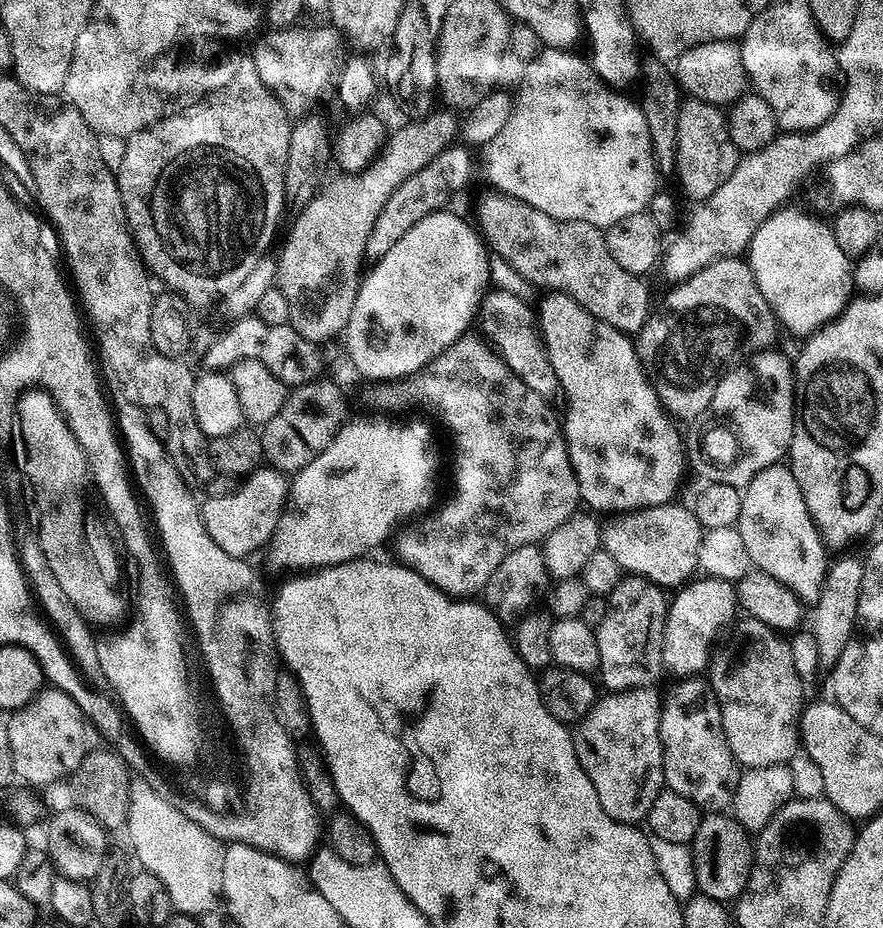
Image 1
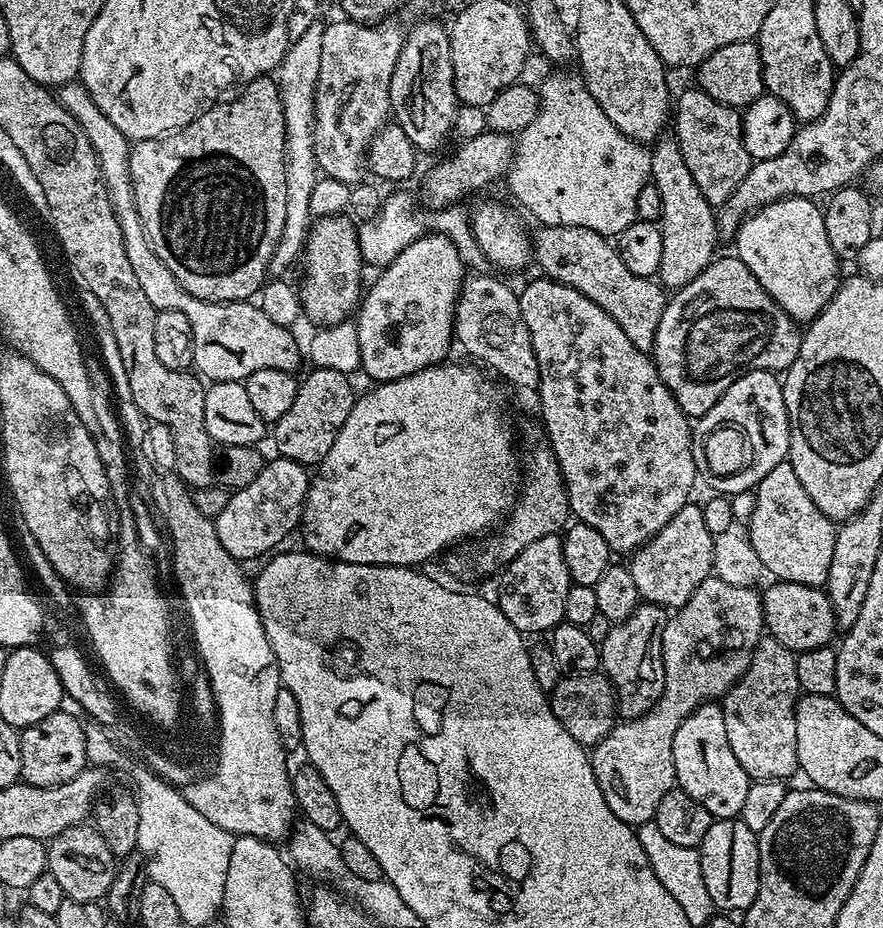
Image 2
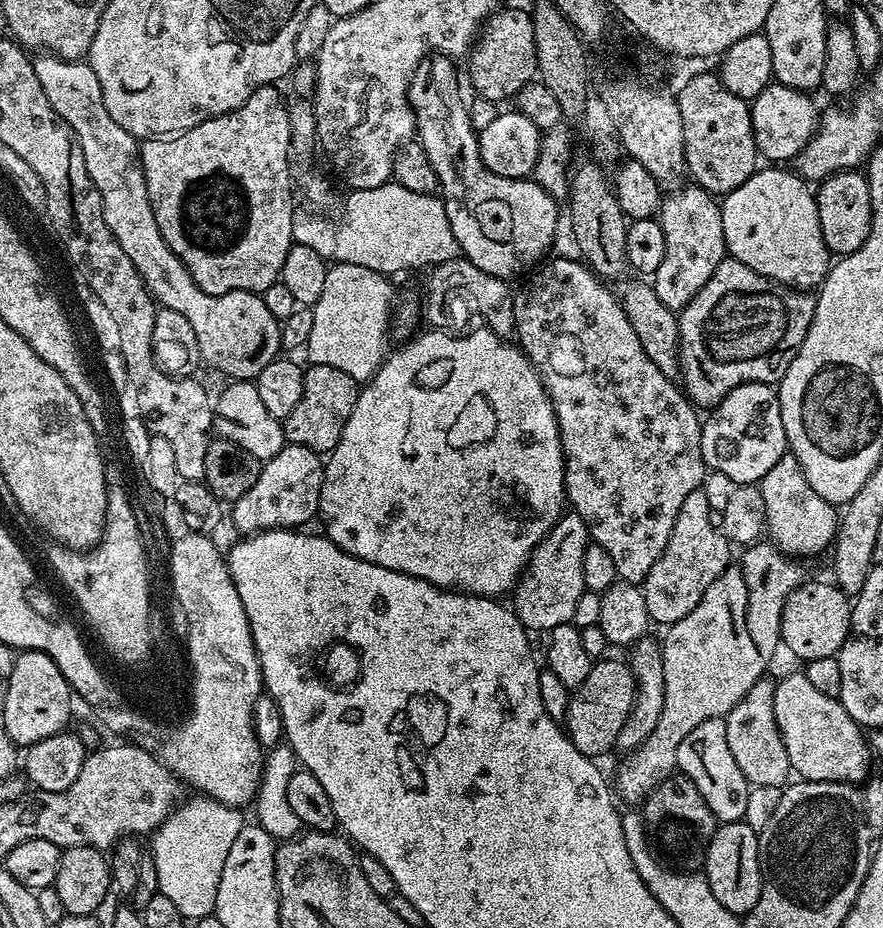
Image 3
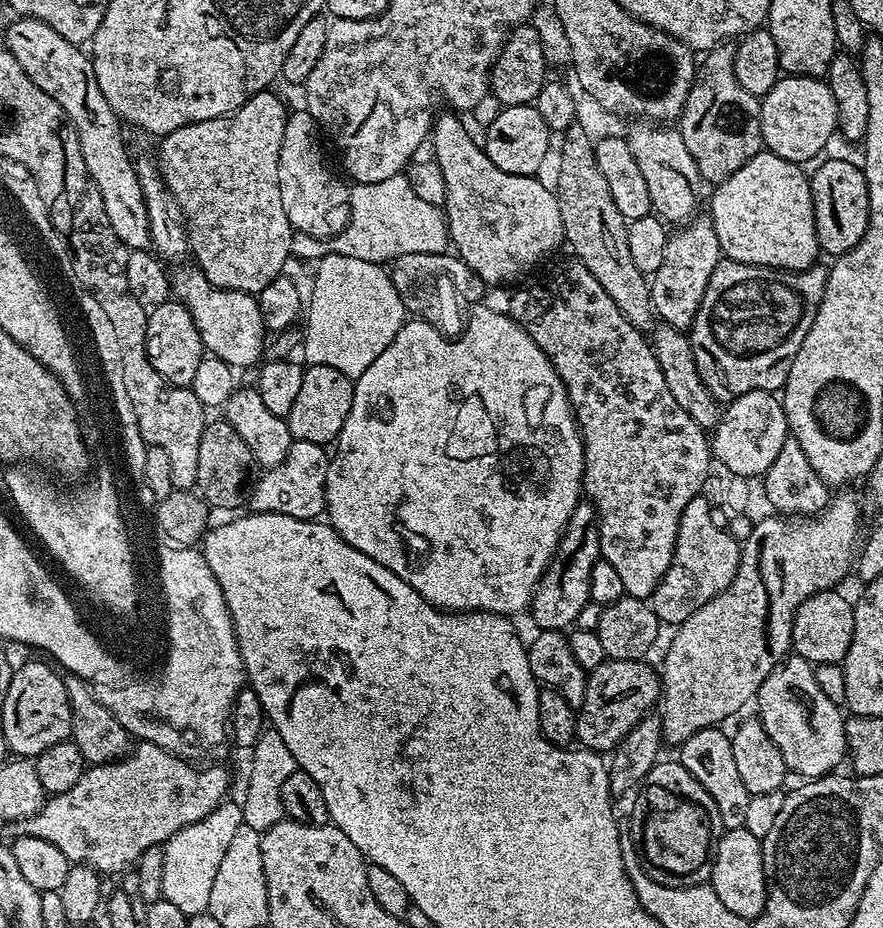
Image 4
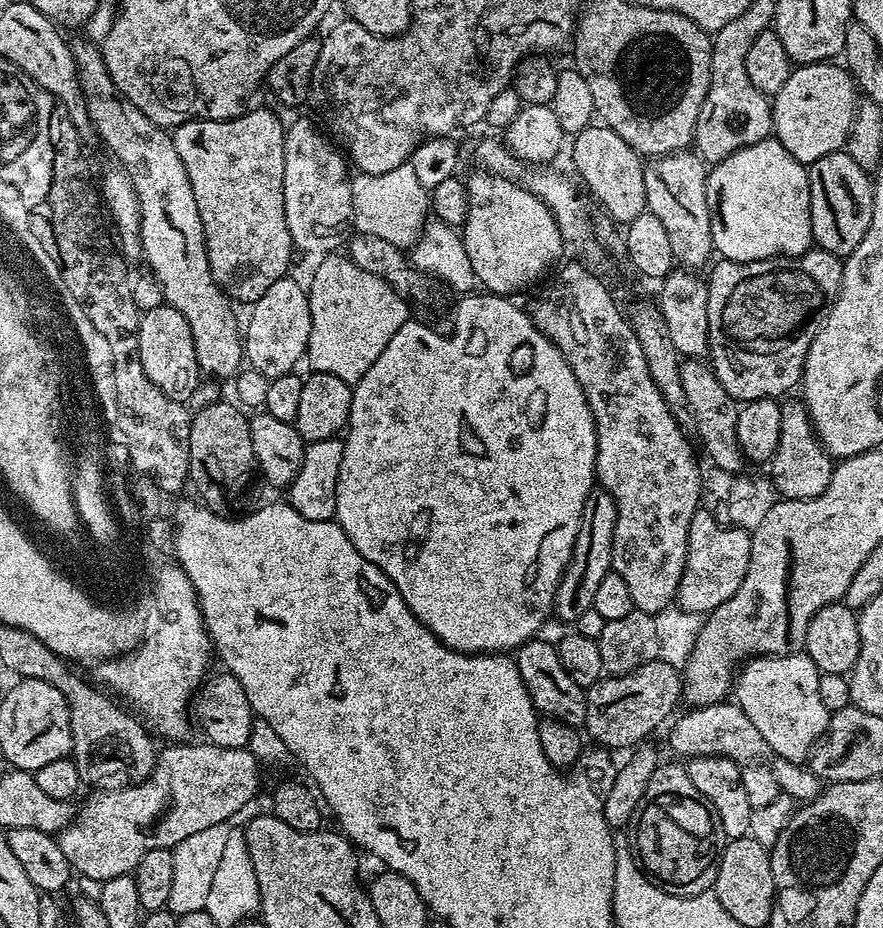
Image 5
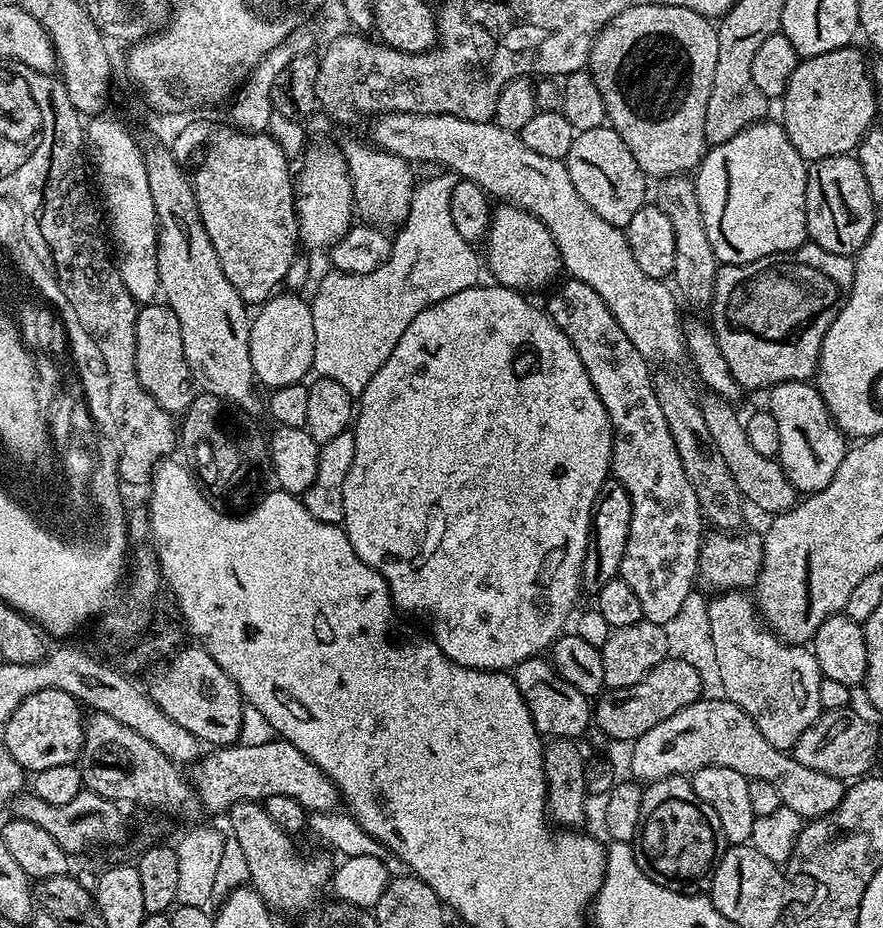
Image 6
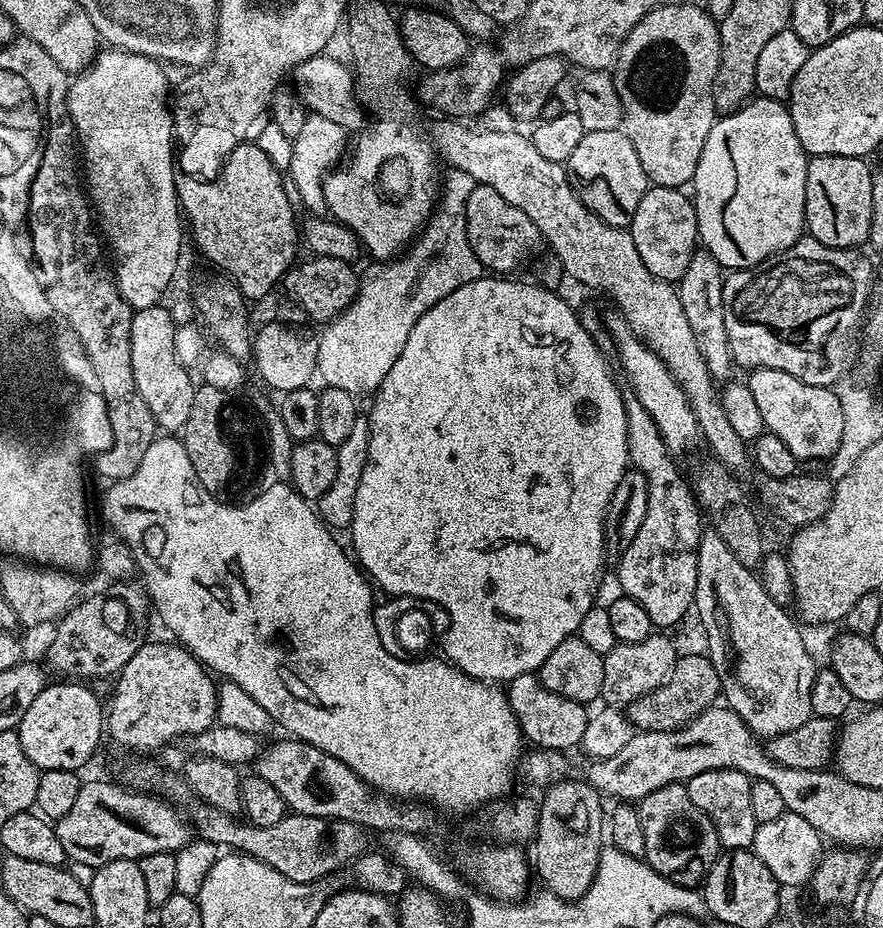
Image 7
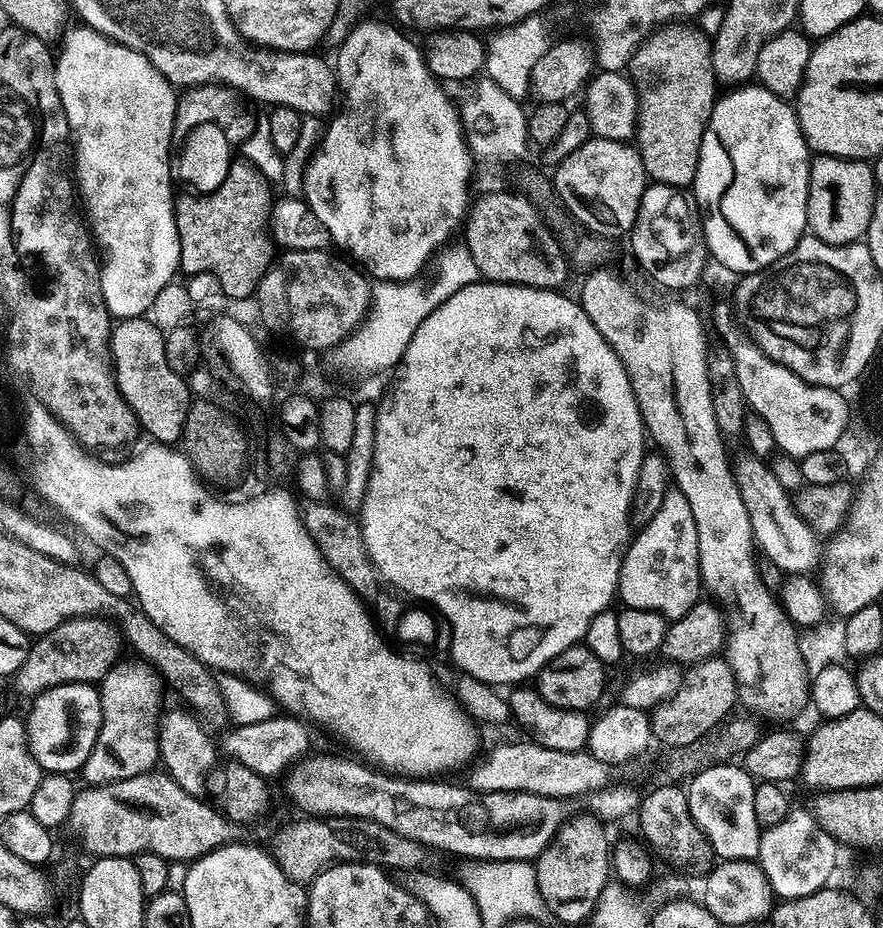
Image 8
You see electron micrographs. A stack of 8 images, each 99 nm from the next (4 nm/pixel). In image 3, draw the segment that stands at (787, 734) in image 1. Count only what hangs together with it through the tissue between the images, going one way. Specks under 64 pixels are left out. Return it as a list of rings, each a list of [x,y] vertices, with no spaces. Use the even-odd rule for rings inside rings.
[[[771,678],[754,682],[742,702],[738,702],[738,706],[731,708],[728,715],[723,717],[726,722],[726,742],[730,742],[730,754],[734,754],[734,762],[738,762],[742,774],[752,786],[784,786],[793,775],[792,763],[786,754],[786,746],[782,742],[782,734],[774,716],[776,685],[777,681]]]

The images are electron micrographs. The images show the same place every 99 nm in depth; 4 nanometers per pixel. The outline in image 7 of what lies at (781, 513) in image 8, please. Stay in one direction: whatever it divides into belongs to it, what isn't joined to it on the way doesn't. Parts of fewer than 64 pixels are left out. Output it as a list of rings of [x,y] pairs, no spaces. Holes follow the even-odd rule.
[[[440,118],[436,129],[433,132],[431,129],[430,139],[439,159],[446,160],[449,169],[466,171],[477,184],[498,190],[510,206],[518,206],[518,210],[538,226],[543,243],[552,247],[560,268],[567,275],[569,272],[578,283],[605,292],[616,303],[613,304],[615,311],[624,317],[633,334],[662,358],[670,374],[682,386],[714,459],[734,474],[749,467],[749,445],[734,434],[726,410],[722,410],[717,381],[713,380],[710,370],[706,370],[702,354],[698,354],[698,342],[694,342],[694,330],[690,330],[690,322],[686,322],[677,285],[654,278],[654,274],[646,270],[638,246],[634,246],[631,231],[610,226],[586,210],[570,186],[565,165],[542,158],[527,135],[519,136],[516,130],[485,132],[464,124],[467,123],[456,118]]]

